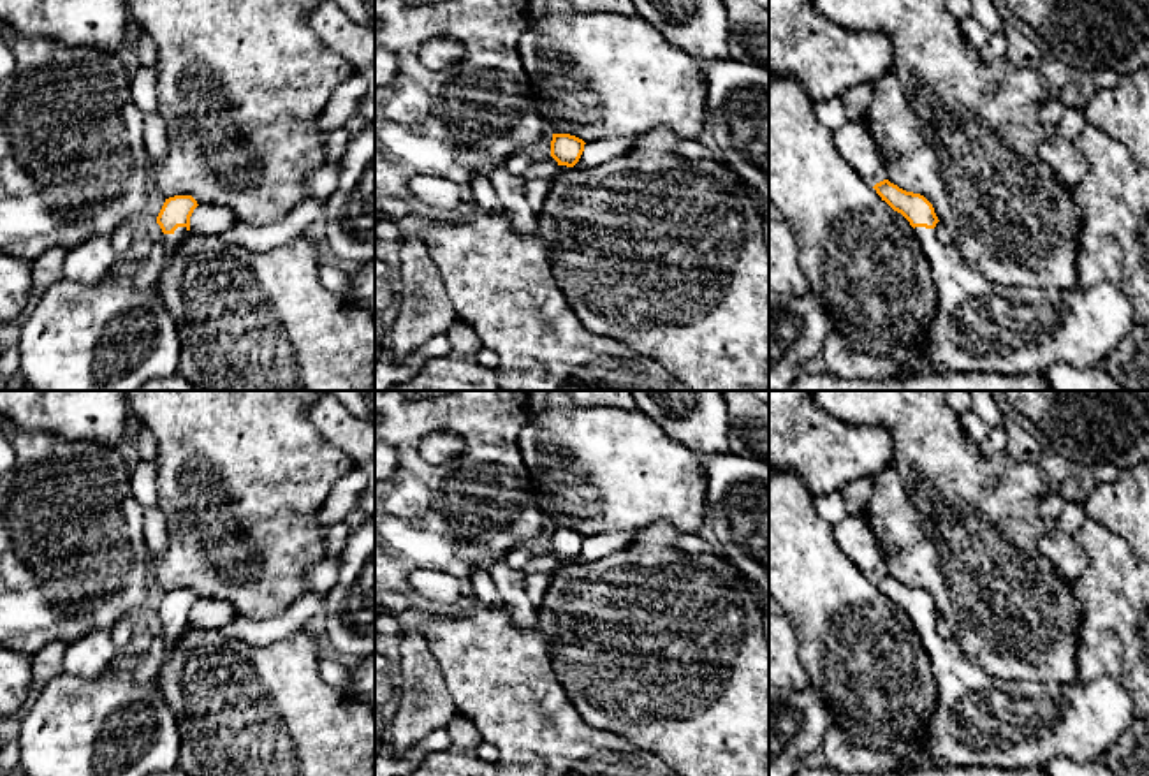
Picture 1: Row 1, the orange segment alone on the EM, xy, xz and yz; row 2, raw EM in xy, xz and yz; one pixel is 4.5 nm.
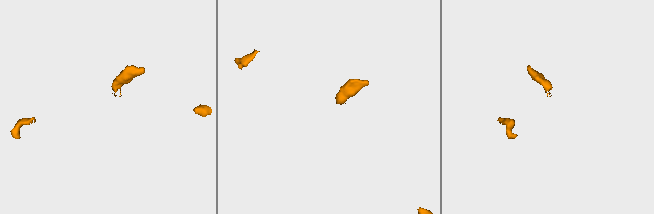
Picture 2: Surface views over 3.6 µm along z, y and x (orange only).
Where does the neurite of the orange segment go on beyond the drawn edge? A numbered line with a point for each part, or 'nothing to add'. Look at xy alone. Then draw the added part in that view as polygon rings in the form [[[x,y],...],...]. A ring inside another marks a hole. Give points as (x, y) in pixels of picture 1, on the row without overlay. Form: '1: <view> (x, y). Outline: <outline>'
1: xy (173, 636). Outline: [[[178,621],[172,628],[164,628],[167,648],[174,648],[187,635],[188,625],[187,621]]]

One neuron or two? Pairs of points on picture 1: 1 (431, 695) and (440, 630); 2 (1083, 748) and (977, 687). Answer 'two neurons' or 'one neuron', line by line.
1: two neurons
2: one neuron

